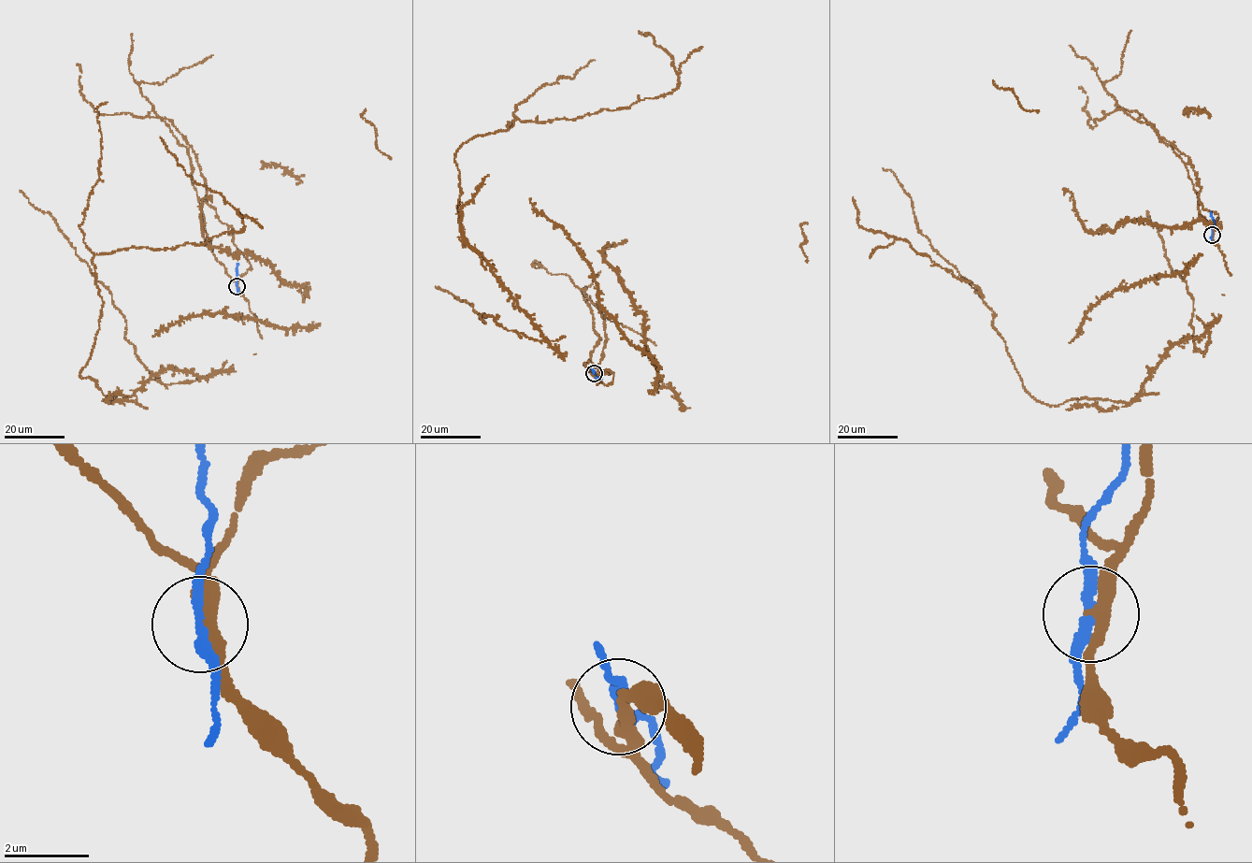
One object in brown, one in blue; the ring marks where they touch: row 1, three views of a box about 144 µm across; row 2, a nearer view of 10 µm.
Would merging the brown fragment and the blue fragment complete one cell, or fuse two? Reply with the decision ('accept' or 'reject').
reject

